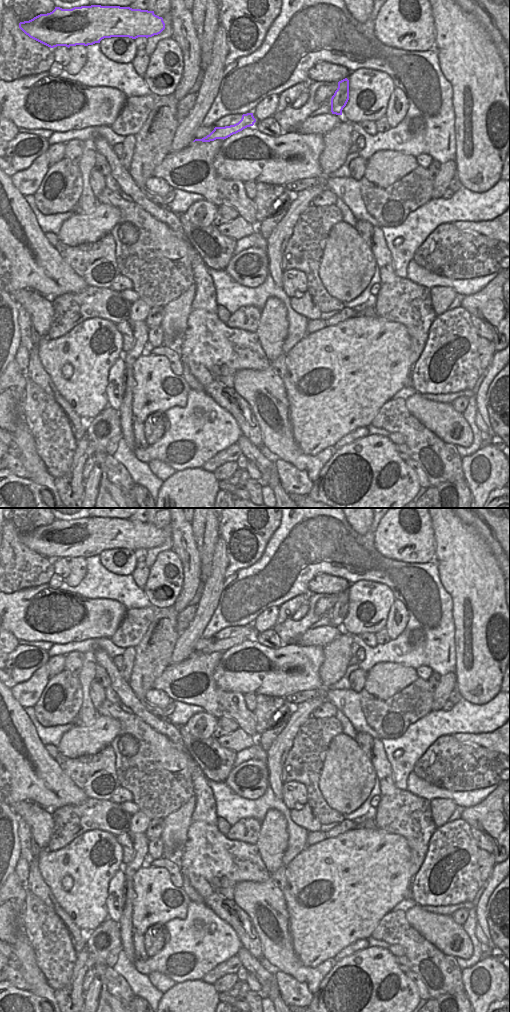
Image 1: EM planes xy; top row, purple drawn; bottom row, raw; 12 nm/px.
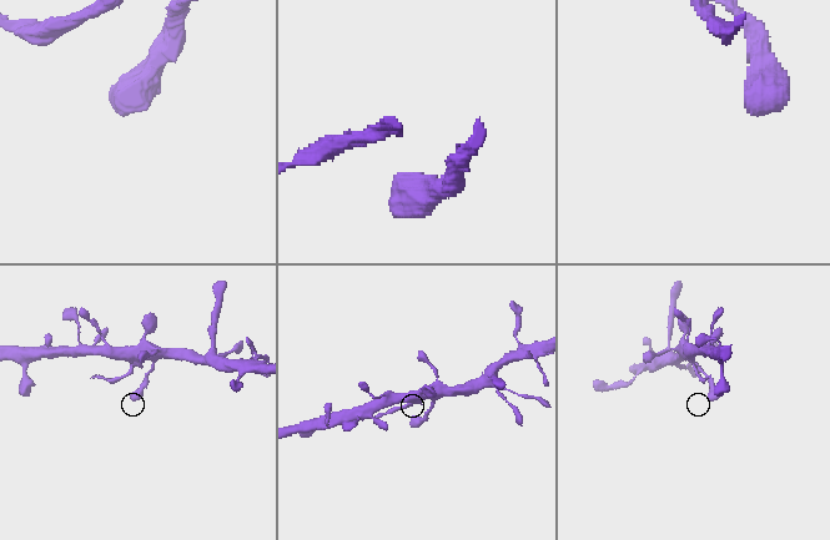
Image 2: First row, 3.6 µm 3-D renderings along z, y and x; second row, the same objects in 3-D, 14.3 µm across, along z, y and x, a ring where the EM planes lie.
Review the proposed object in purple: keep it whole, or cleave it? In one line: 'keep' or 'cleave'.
cleave

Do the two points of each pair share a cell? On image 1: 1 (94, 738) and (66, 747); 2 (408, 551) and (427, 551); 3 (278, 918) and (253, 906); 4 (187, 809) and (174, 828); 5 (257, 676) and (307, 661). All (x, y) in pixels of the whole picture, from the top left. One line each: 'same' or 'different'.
1: same
2: same
3: same
4: same
5: same

